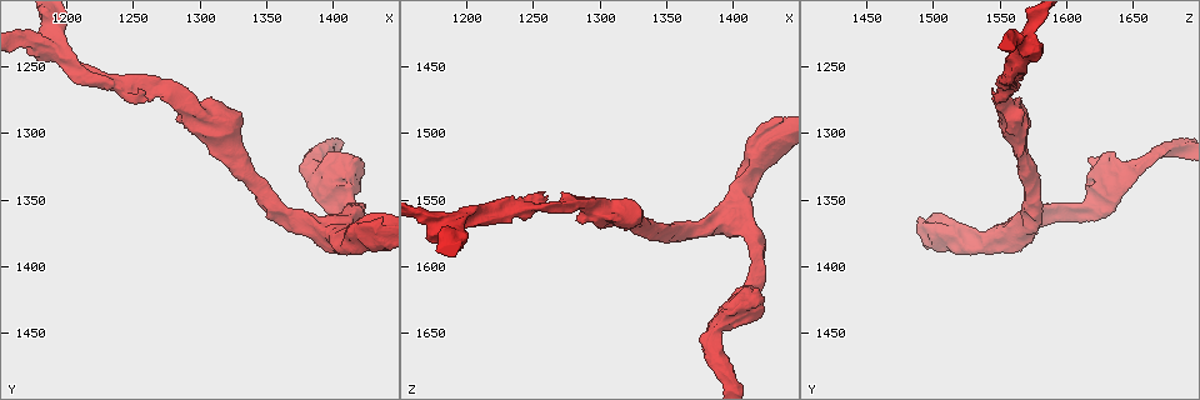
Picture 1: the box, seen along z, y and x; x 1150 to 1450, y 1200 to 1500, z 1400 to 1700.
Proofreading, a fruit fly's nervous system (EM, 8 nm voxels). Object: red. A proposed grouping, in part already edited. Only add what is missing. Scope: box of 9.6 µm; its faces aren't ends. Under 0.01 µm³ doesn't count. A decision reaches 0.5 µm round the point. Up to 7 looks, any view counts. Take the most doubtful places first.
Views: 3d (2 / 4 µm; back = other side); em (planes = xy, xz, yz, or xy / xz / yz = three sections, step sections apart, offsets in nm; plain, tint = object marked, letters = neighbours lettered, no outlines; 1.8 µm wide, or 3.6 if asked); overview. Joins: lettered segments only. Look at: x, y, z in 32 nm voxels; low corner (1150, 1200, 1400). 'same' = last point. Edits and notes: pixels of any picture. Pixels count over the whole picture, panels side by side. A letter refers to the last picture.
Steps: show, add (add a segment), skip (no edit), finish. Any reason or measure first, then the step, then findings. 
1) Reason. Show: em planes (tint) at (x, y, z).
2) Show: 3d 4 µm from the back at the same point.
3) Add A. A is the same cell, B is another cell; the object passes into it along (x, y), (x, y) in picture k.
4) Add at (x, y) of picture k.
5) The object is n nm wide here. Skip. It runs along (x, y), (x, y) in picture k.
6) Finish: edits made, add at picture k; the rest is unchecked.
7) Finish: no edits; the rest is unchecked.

Free end. Show: em xz step 8 (letters) at (1250, 1278, 1550).

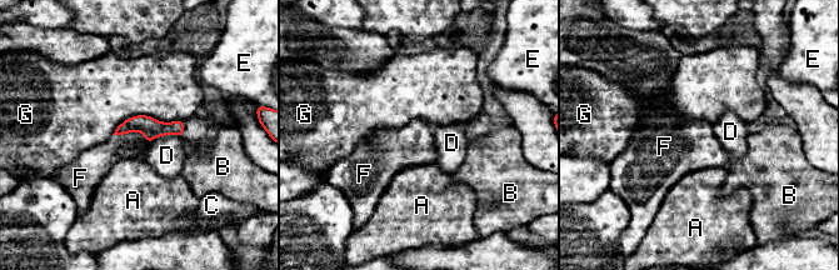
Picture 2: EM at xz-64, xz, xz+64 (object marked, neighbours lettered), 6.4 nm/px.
The longest contact is with G, 460 nm. Skip. A, B, C, D, E, F and G are other cells; it runs along (180, 124), (125, 126), (119, 131) in picture 2; none of them fits.

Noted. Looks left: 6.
Abrupt turn. Show: 3d 4 µm at (1410, 1342, 1624).

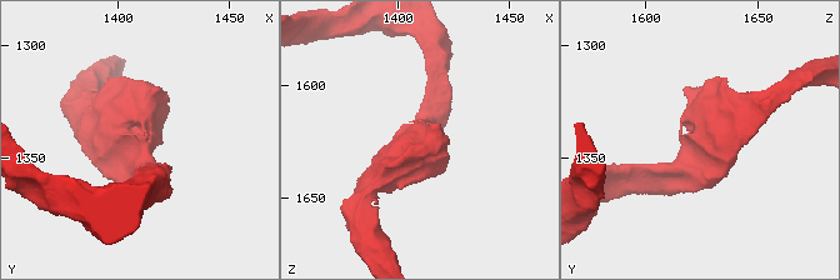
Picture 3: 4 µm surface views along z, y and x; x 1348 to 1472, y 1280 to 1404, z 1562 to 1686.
Now the EM. Show: em 3.6 µm xz step 8 (letters) at (1411, 1344, 1625).

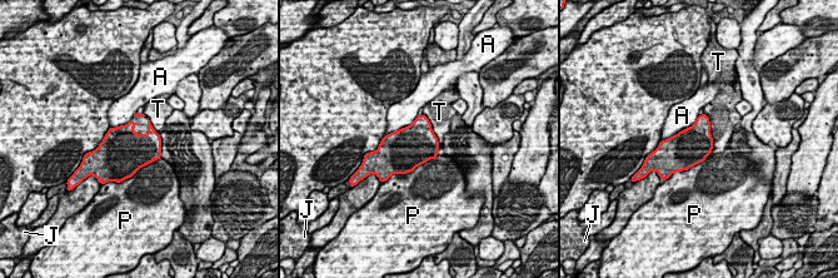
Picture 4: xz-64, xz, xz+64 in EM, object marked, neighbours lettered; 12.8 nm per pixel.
Cut it another way. Show: em 3.6 µm planes (letters) at the same point.

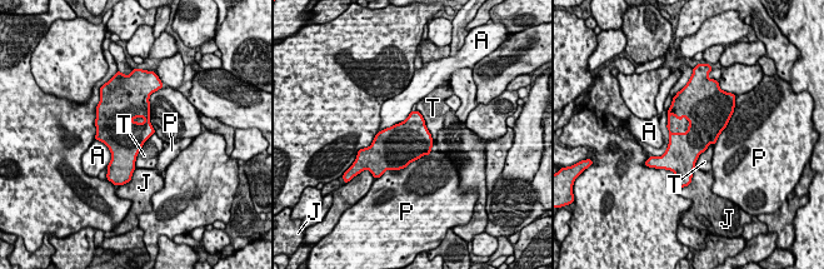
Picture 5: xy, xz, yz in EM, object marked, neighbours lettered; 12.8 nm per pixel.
Skip. A, J, P and T are other cells; a border runs along (417, 109), (430, 134), (433, 147) in picture 5; no lettered segment goes on from it.

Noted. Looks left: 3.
Sharp bend. Show: em yz step 16 (letters) at (1188, 1232, 1566).

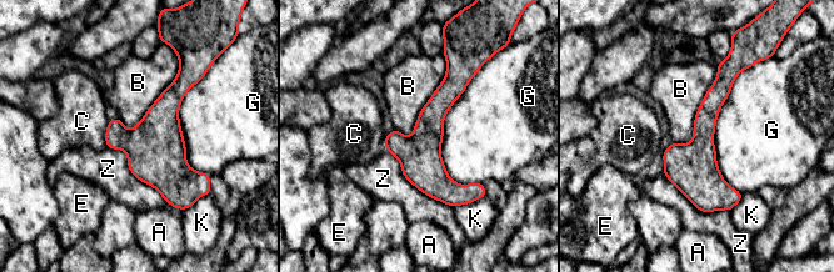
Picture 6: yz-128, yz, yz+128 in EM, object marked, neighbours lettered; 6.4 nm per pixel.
The longest contact is with G, 750 nm. Skip. A, B, C, E, G, K and Z are other cells; it runs along (724, 71), (704, 122), (704, 208) in picture 6; no lettered segment goes on from it.

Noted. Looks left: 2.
Finish: no edits; the rest is unchecked.

